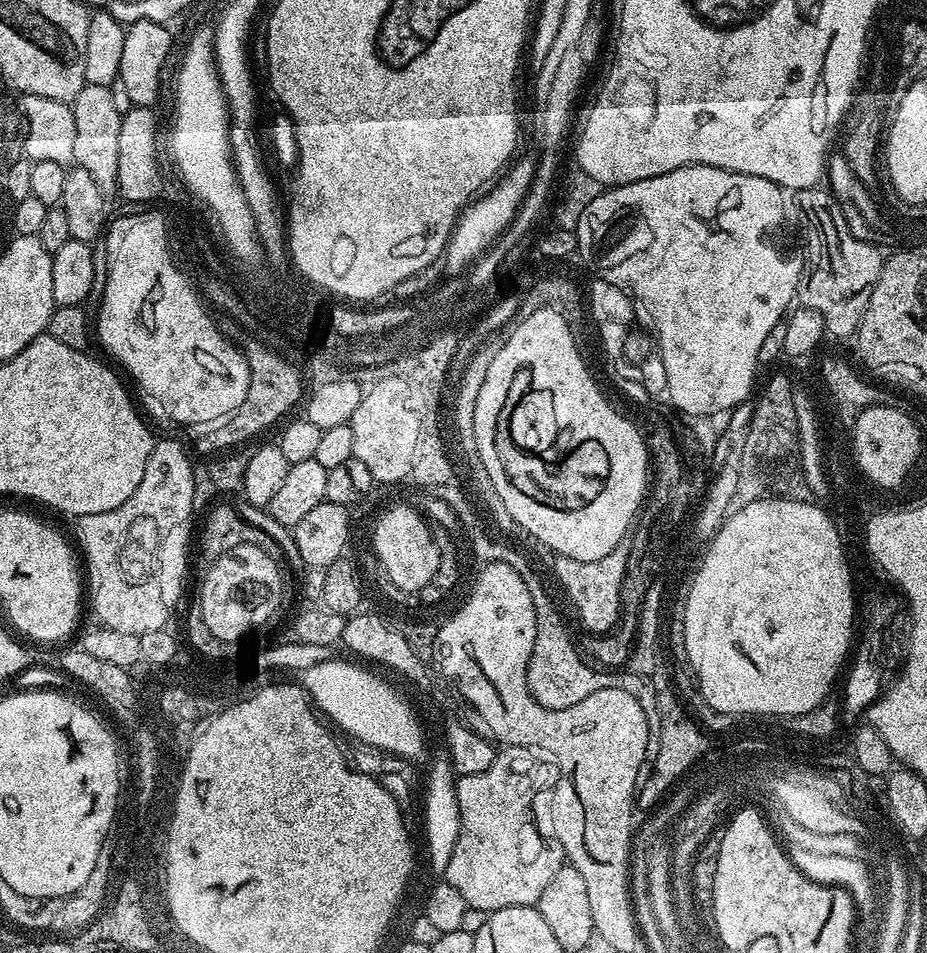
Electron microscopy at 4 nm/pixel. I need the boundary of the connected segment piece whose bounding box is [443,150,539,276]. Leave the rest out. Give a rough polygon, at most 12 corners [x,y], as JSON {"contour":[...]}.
{"contour":[[526,152],[461,212],[447,275],[477,261],[513,220],[539,159]]}

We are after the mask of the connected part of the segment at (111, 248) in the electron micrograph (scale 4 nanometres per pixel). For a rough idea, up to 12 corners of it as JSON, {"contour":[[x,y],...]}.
{"contour":[[162,216],[106,228],[94,332],[183,426],[237,410],[246,358],[208,324]]}

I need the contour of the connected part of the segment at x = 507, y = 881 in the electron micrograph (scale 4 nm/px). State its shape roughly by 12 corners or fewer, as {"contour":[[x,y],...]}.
{"contour":[[544,753],[457,779],[443,879],[491,914],[565,867],[533,816]]}

